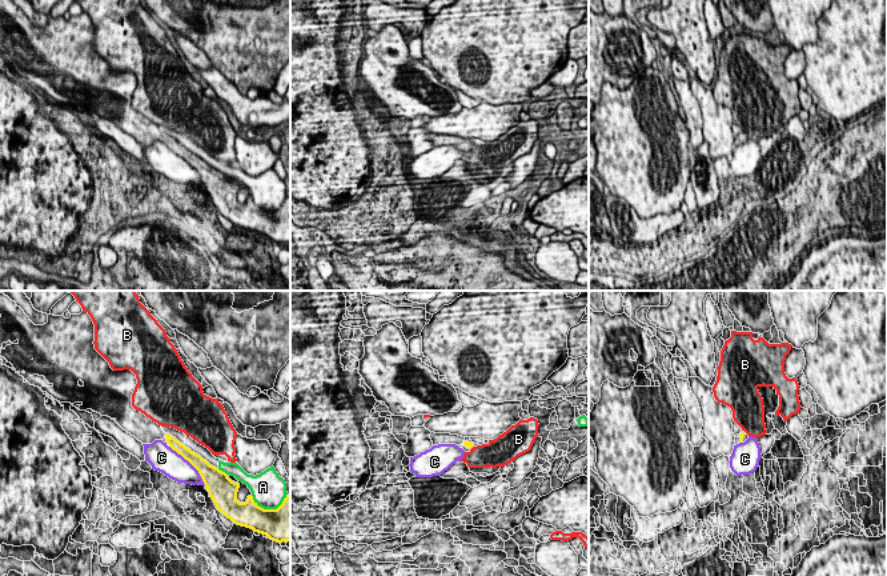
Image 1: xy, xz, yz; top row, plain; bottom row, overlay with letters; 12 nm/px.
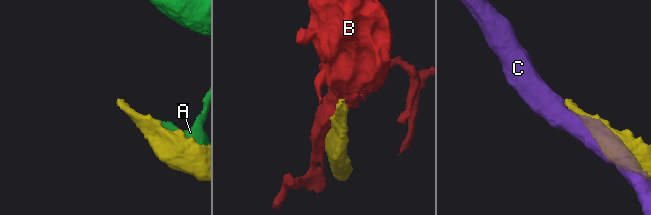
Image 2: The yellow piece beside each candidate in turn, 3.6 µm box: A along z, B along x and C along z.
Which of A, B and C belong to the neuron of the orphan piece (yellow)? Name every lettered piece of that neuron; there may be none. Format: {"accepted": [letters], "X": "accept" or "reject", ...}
{"accepted": [], "A": "reject", "B": "reject", "C": "reject"}

